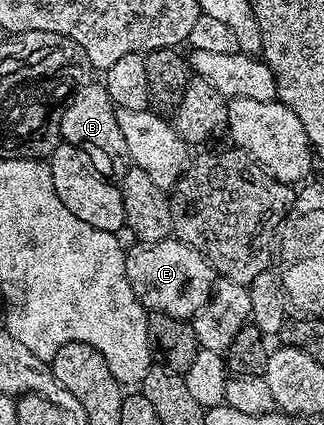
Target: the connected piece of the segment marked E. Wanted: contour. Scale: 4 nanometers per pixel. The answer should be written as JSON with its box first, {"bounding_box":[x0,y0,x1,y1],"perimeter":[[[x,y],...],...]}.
{"bounding_box":[125,239,215,319],"perimeter":[[[170,239],[159,243],[133,243],[125,255],[127,283],[147,311],[166,313],[172,317],[192,319],[213,293],[215,270],[199,251],[187,243]]]}

